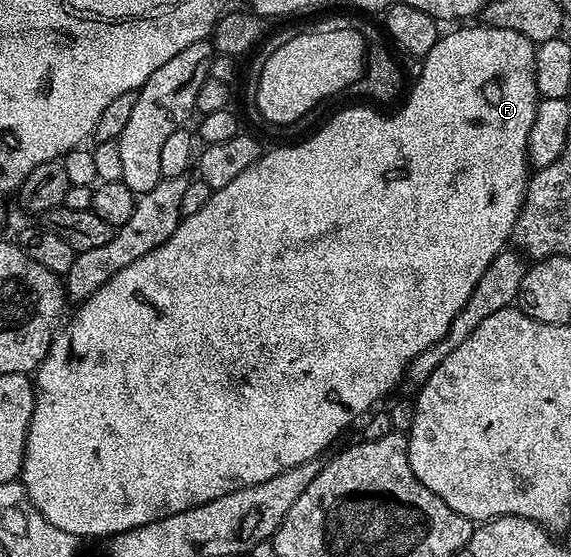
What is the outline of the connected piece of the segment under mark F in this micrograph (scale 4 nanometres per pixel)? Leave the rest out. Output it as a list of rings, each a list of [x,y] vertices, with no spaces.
[[[475,24],[460,25],[463,26],[460,30],[451,30],[448,34],[446,31],[437,40],[437,44],[433,44],[433,48],[422,59],[423,71],[420,72],[419,79],[416,80],[415,87],[411,90],[411,95],[407,99],[405,99],[406,97],[402,99],[402,102],[404,101],[403,107],[396,114],[378,114],[377,111],[370,110],[370,108],[375,108],[367,104],[351,106],[348,110],[333,115],[312,138],[307,138],[304,142],[295,142],[292,146],[279,146],[276,150],[271,151],[268,149],[260,155],[257,161],[249,164],[249,168],[245,168],[245,172],[241,172],[241,176],[236,176],[231,183],[225,184],[225,188],[214,191],[210,200],[205,204],[205,208],[201,208],[201,212],[193,212],[193,216],[183,218],[178,228],[173,232],[173,236],[169,236],[169,240],[165,240],[165,244],[161,244],[157,248],[153,248],[153,252],[133,260],[133,264],[121,268],[121,272],[114,274],[97,292],[93,292],[93,296],[89,296],[84,302],[80,302],[74,307],[75,315],[71,319],[68,317],[56,329],[45,360],[33,374],[33,381],[36,385],[35,407],[27,433],[21,475],[21,481],[27,490],[29,500],[35,505],[37,512],[41,512],[41,516],[45,516],[45,520],[49,524],[53,524],[53,528],[61,528],[61,532],[69,532],[80,540],[86,540],[86,538],[106,540],[126,530],[132,530],[150,522],[159,522],[177,512],[192,510],[195,506],[205,504],[209,500],[217,500],[229,492],[237,492],[241,488],[249,488],[261,484],[265,480],[273,480],[273,476],[277,476],[289,468],[297,468],[297,464],[316,461],[322,450],[329,449],[338,440],[342,430],[349,429],[355,421],[358,423],[364,416],[370,415],[378,407],[375,405],[399,381],[401,383],[404,381],[407,369],[410,368],[414,358],[421,356],[421,352],[425,352],[430,346],[437,344],[447,335],[457,312],[461,312],[461,308],[465,308],[469,296],[473,296],[473,292],[477,288],[477,280],[481,280],[481,276],[485,276],[485,268],[489,268],[492,260],[512,241],[515,233],[515,221],[519,219],[519,208],[523,205],[523,198],[527,195],[529,128],[533,128],[533,120],[537,116],[537,108],[541,101],[541,95],[537,88],[537,76],[535,75],[536,43],[529,41],[525,36],[521,36],[521,32],[509,32],[509,28],[493,28],[486,24],[471,25]]]

